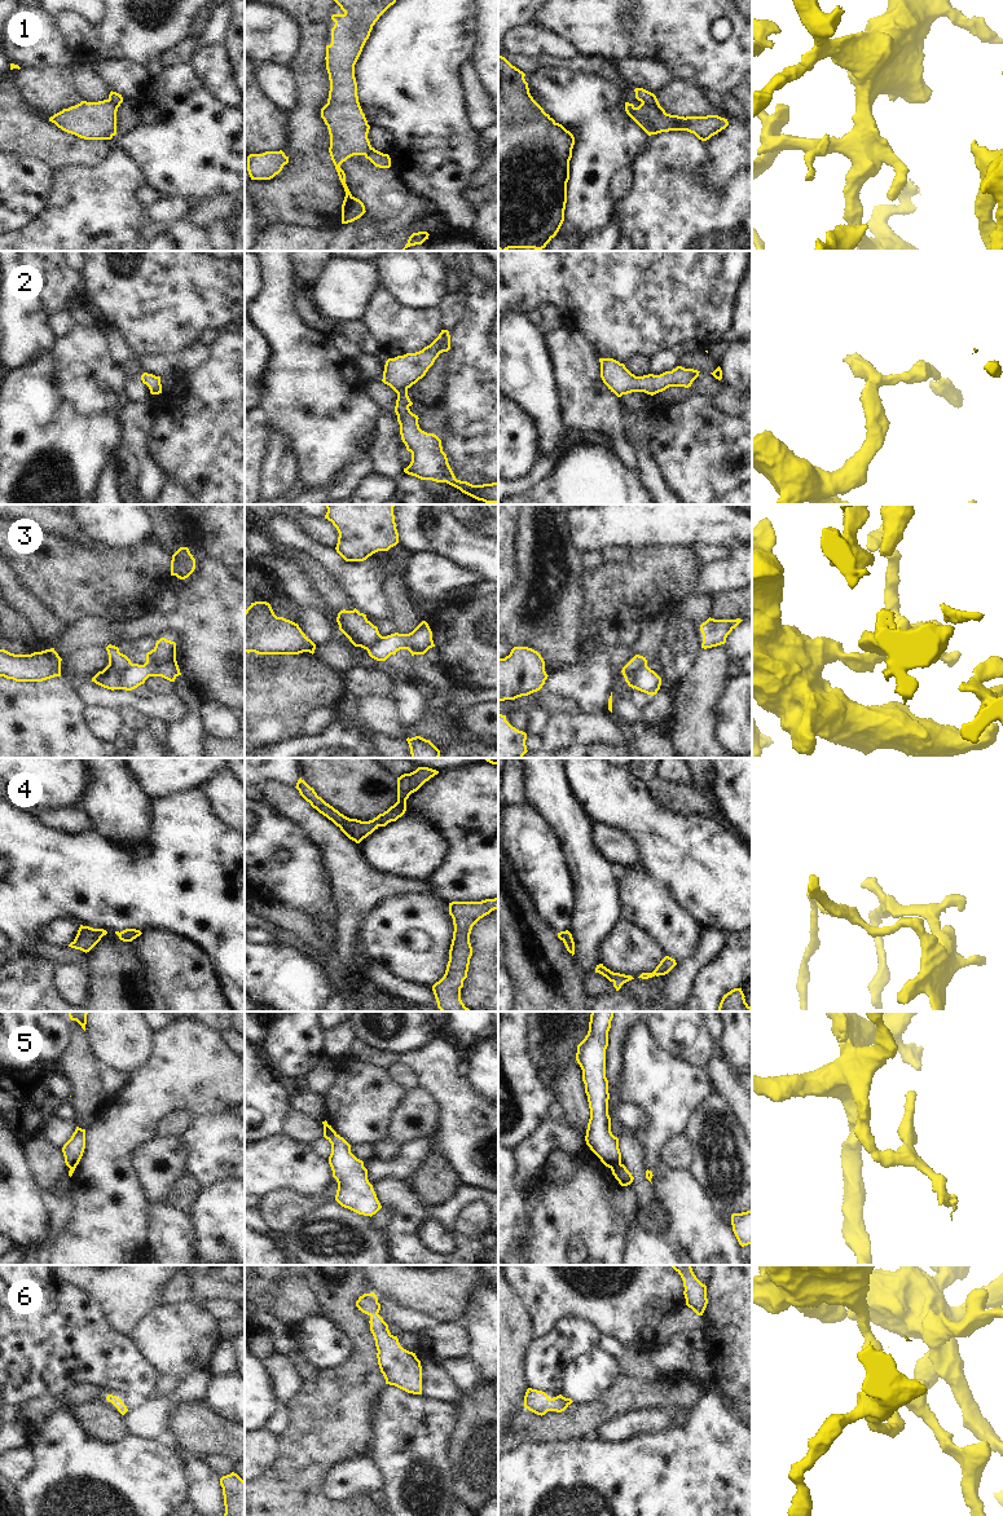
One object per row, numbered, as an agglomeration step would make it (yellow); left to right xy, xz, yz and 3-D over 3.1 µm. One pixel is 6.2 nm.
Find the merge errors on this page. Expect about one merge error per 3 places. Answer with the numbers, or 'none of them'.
1, 3, 5

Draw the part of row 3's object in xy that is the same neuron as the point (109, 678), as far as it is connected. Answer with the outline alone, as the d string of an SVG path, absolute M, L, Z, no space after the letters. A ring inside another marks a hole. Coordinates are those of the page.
M109 644L106 651L109 655L109 665L102 671L98 671L92 678L92 682L111 691L120 689L122 673L127 670L132 662L126 655L120 653L115 645Z

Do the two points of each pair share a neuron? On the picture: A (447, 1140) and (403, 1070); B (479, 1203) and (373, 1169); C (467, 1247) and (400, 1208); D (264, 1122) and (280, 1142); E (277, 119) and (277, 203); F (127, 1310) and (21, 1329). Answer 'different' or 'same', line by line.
A: different
B: different
C: same
D: different
E: different
F: different

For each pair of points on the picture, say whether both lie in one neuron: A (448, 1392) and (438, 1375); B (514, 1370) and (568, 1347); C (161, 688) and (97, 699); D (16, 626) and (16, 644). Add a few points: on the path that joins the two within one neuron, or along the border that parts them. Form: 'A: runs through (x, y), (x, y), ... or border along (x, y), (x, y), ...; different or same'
A: runs through (444, 1388), (438, 1379); same
B: border along (533, 1336), (524, 1360), (524, 1379), (528, 1387); different
C: border along (174, 691), (168, 693), (150, 693); different
D: runs through (16, 630), (16, 640); same

